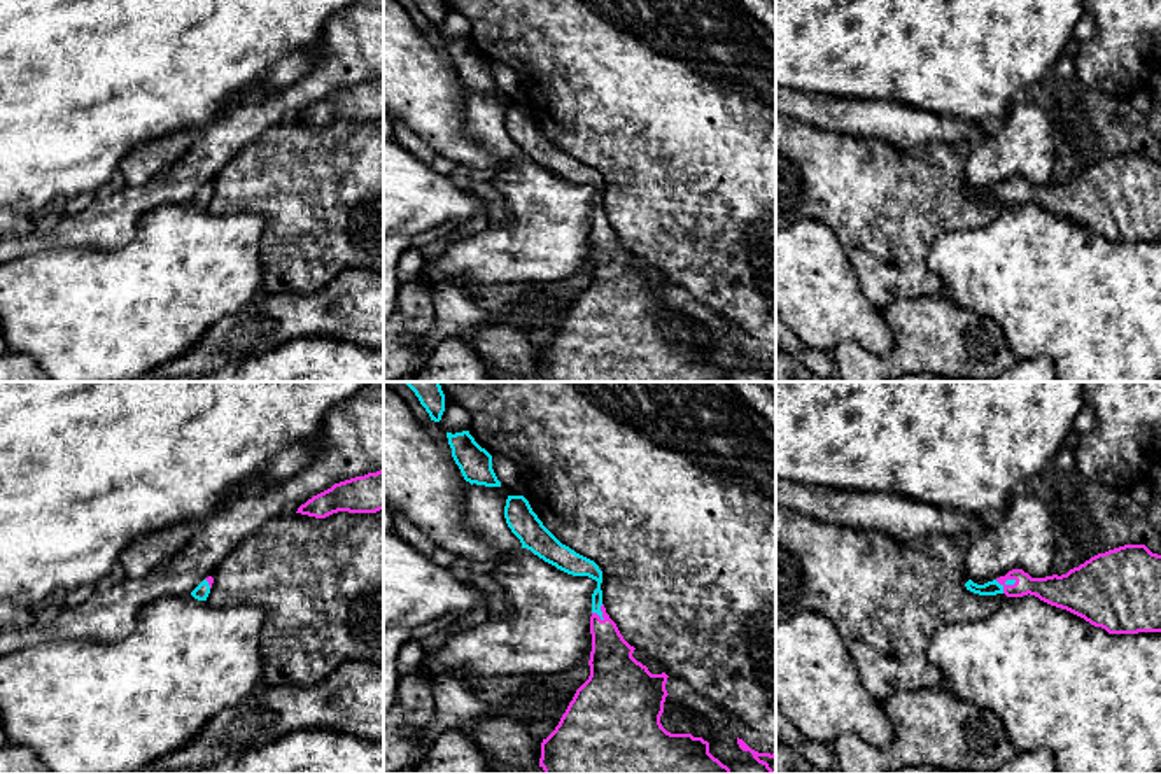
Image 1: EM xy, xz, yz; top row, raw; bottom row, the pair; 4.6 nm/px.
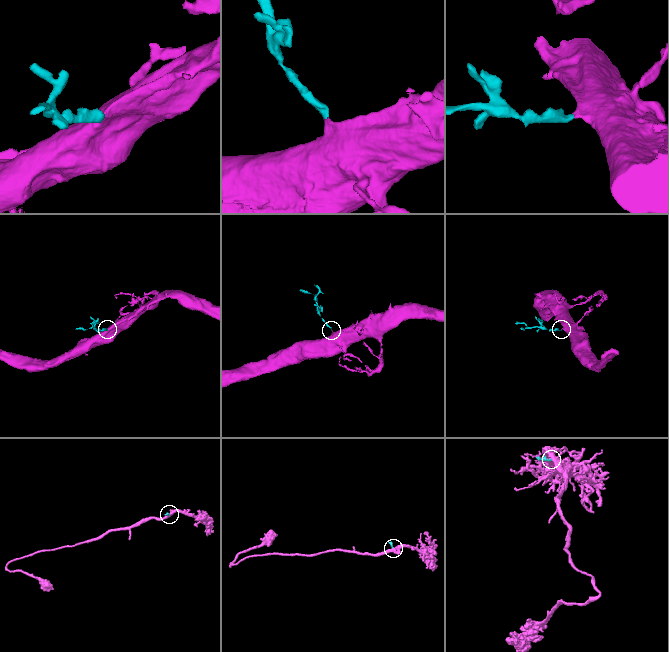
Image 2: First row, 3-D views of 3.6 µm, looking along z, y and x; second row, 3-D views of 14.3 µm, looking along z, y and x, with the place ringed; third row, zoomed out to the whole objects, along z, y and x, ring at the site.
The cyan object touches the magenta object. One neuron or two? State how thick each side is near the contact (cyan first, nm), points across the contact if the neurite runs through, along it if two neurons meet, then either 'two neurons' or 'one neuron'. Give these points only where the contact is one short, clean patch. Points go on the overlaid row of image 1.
100/200 nm | across xz (578, 566), (598, 578), (601, 613), (601, 627), (612, 664) | one neuron

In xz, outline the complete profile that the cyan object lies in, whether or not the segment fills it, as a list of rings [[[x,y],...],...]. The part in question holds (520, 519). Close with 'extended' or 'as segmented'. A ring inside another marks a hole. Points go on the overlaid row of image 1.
[[[508,496],[504,518],[522,548],[573,576],[597,581],[592,594],[590,676],[576,690],[555,730],[541,742],[539,767],[545,774],[732,774],[709,753],[709,742],[692,734],[671,734],[662,723],[667,674],[651,674],[637,662],[630,646],[602,604],[599,566],[562,545],[538,518],[524,496]]]; extended

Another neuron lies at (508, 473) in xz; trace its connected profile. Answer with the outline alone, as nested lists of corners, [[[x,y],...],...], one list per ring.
[[[492,455],[492,469],[501,482],[513,496],[527,494],[525,480],[517,464],[508,457]]]

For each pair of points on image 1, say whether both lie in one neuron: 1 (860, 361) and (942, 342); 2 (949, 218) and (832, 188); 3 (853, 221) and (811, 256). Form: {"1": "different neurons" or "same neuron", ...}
{"1": "same neuron", "2": "same neuron", "3": "different neurons"}

